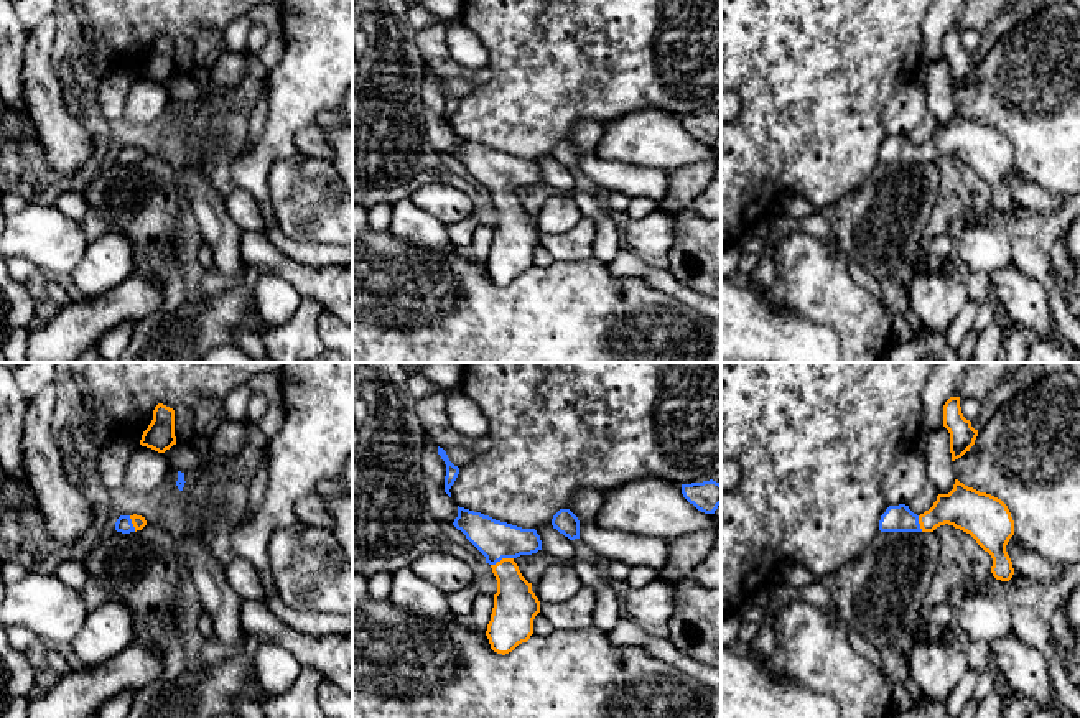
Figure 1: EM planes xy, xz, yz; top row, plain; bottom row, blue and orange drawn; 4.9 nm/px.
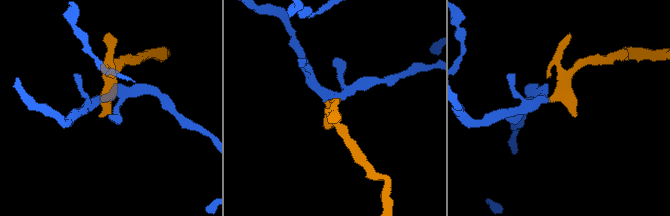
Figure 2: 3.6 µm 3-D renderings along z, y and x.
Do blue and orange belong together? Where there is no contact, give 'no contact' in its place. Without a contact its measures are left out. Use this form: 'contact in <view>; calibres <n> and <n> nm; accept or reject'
contact in xz; calibres 190 and 220 nm; accept

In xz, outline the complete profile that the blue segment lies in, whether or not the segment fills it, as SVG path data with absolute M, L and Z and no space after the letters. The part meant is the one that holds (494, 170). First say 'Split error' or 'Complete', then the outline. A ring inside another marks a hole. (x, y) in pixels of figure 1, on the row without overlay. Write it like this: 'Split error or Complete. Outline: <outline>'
Split error. Outline: M459 137L453 156L486 188L497 211L486 267L491 280L505 287L530 270L533 250L540 244L532 214L514 193L542 181L540 166L535 160L522 160Z

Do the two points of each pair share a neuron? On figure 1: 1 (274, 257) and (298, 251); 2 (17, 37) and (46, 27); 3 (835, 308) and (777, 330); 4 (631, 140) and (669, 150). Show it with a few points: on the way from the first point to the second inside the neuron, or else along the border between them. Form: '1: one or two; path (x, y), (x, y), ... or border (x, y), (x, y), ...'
1: two; border (264, 233), (285, 256), (320, 267)
2: two; border (27, 32), (20, 71)
3: two; border (769, 305), (810, 321), (828, 325), (840, 338)
4: one; path (641, 140), (659, 140)

